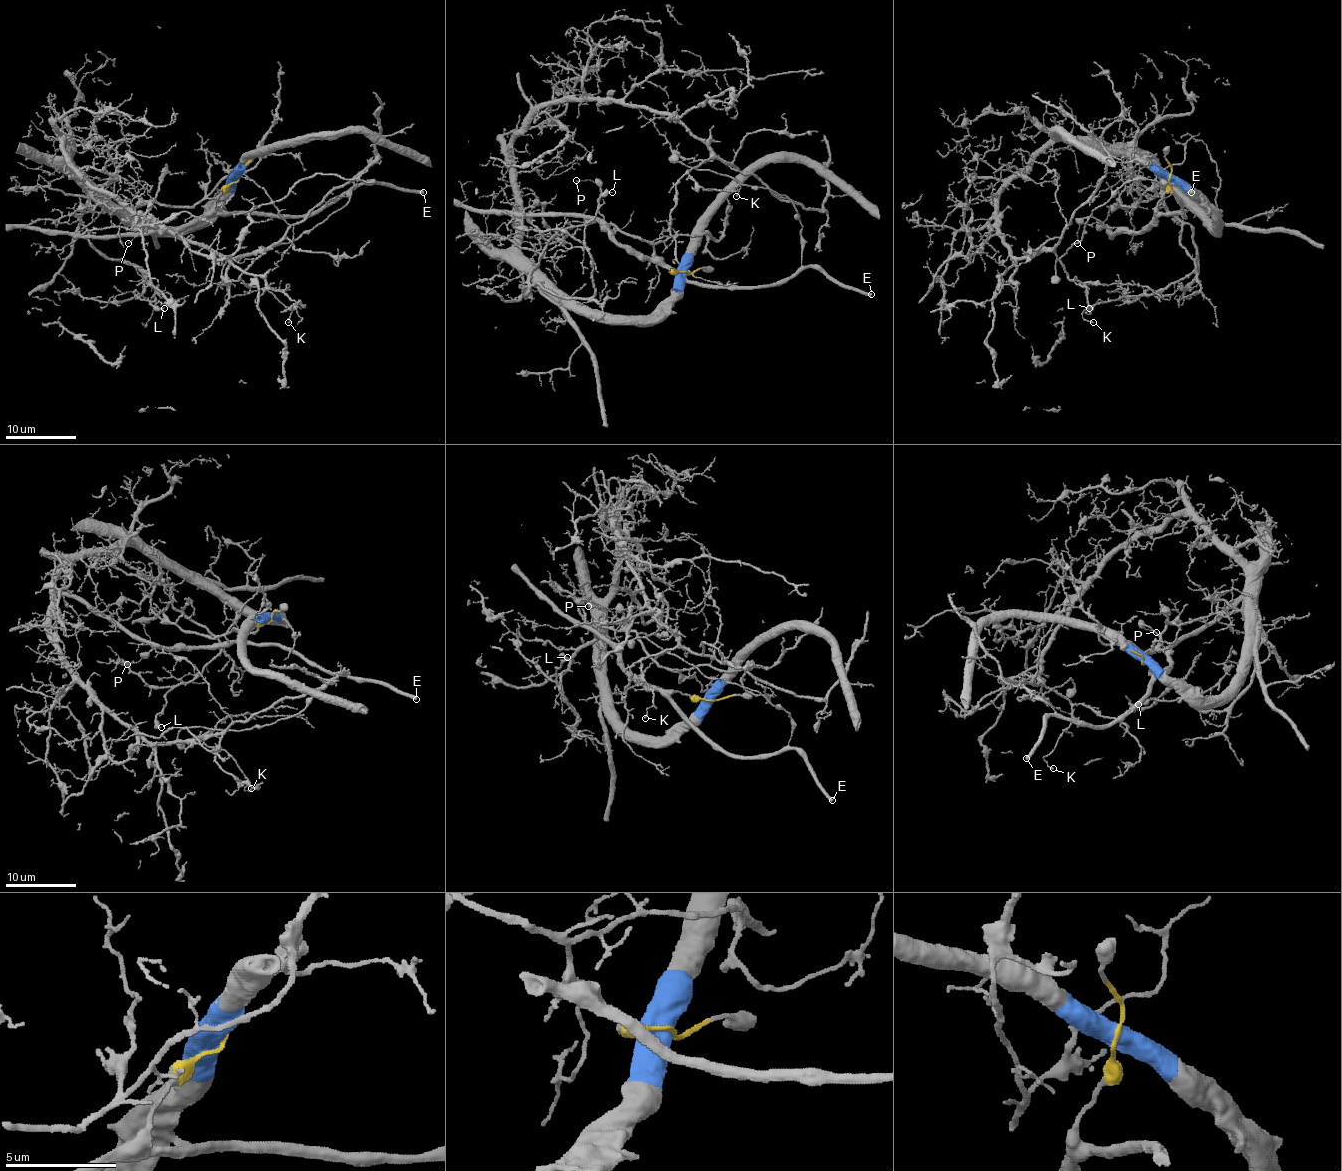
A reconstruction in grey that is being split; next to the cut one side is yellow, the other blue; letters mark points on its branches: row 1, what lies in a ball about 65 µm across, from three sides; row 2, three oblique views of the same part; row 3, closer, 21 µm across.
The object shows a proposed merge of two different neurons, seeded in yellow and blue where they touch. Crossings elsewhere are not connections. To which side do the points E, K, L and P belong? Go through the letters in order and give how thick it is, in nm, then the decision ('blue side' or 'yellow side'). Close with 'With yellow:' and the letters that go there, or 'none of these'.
E: calibre 400 nm; yellow side
K: calibre 140 nm; blue side
L: calibre 320 nm; blue side
P: calibre 90 nm; yellow side
With yellow: E, P

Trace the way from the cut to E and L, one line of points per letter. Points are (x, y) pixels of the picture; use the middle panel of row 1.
E: (687, 273), (662, 261), (689, 280), (714, 286), (785, 282), (810, 266), (820, 266), (847, 286), (872, 295)
L: (685, 273), (652, 316), (632, 318), (575, 307), (536, 266), (529, 282), (593, 295), (584, 225), (612, 192)

